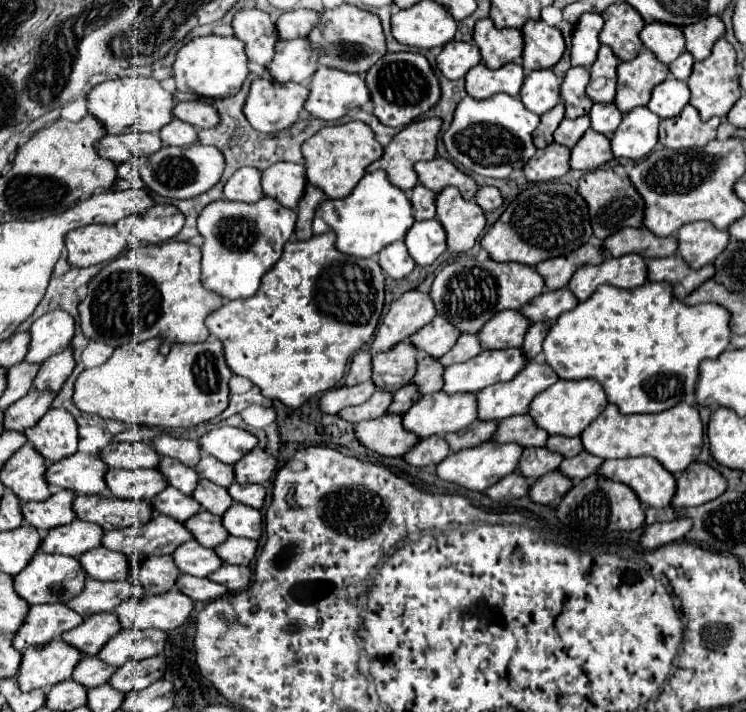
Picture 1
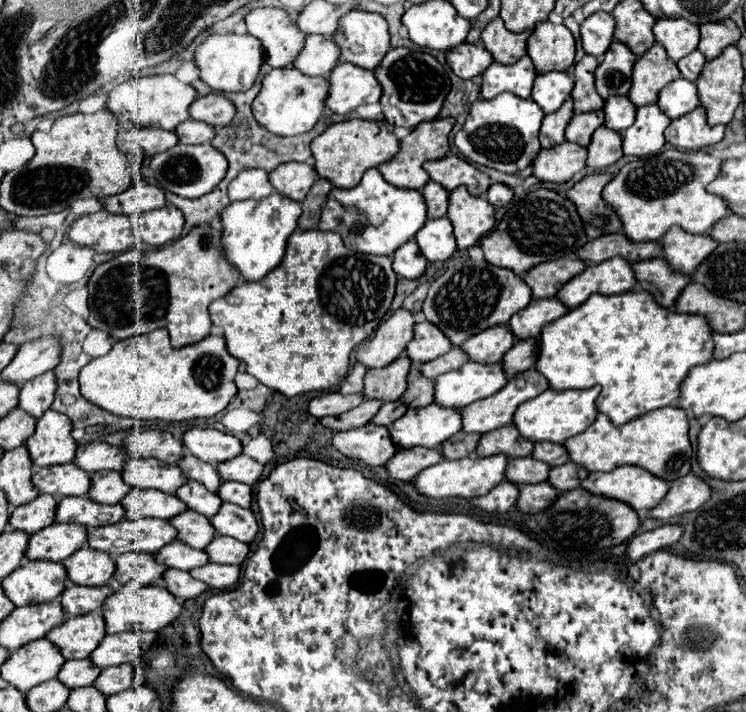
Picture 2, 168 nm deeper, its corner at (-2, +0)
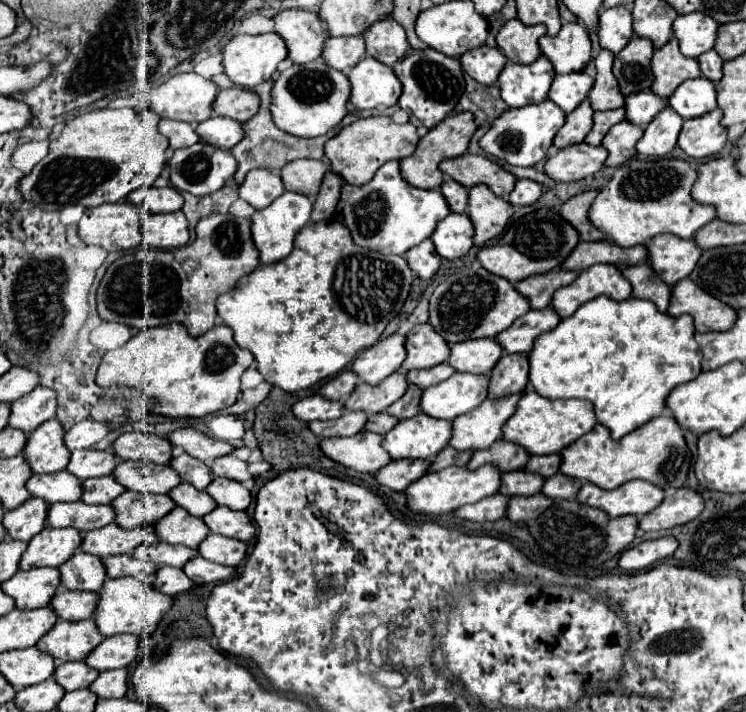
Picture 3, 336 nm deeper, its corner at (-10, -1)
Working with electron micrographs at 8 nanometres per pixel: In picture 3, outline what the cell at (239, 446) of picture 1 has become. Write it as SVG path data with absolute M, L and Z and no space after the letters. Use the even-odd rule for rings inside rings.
M178 429L178 431L170 433L168 439L174 445L180 445L188 455L192 455L204 463L210 463L216 457L224 457L224 455L234 453L234 447L228 441L214 439L214 437L210 437L202 431L196 431L196 429Z

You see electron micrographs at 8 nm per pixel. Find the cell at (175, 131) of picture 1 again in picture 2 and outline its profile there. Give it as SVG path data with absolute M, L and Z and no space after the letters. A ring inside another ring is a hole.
M186 120L176 126L176 134L182 144L206 144L214 136L214 126L200 120Z

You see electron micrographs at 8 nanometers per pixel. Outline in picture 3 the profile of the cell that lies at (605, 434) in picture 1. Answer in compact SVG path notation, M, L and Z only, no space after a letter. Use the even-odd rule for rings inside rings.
M660 415L618 441L610 437L610 429L598 423L590 433L562 451L560 471L570 477L592 481L602 489L616 489L630 479L646 479L662 489L678 489L686 483L690 463L692 453L686 445L682 427L674 421L674 417Z

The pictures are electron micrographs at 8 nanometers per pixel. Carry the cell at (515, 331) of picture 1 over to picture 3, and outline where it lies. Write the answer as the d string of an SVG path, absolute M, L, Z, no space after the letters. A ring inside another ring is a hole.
M496 339L462 341L460 345L452 345L448 363L452 363L452 367L462 373L490 375L496 361L502 357L502 353L504 349Z

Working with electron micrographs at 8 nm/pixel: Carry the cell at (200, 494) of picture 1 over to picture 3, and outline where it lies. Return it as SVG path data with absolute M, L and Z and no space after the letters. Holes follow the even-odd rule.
M180 483L176 489L172 489L170 497L176 501L176 505L184 507L194 517L204 517L210 511L192 511L192 509L216 509L218 507L216 501L206 491L198 491L196 487L188 483Z

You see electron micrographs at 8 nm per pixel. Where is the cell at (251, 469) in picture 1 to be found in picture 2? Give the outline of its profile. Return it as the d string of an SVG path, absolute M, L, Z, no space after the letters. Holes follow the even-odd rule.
M244 454L218 464L218 472L220 472L222 482L236 480L236 482L244 482L250 486L254 482L258 482L258 478L262 476L262 470L264 470L262 464L258 464L256 460L252 460L250 456L244 456Z

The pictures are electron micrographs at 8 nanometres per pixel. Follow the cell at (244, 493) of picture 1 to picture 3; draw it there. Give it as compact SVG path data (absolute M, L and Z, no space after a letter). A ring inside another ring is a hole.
M216 477L206 491L218 505L230 507L230 509L248 509L250 505L250 491L238 483L238 481L228 481L224 477Z

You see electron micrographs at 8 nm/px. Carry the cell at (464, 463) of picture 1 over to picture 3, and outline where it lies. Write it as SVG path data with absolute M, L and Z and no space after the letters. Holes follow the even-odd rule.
M482 465L474 471L468 467L448 467L442 471L430 471L406 489L408 507L416 513L426 513L426 515L450 513L462 505L476 503L482 497L494 495L500 489L500 475L502 473L496 465Z

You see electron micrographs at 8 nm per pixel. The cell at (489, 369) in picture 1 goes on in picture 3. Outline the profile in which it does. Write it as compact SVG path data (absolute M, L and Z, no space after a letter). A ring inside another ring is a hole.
M454 373L448 381L424 389L422 411L438 419L454 419L488 399L488 375Z

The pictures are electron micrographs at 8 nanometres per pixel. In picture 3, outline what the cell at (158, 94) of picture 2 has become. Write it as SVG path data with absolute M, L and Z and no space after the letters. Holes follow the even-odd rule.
M178 73L170 77L166 83L148 89L146 93L130 97L130 107L140 109L146 105L150 111L158 113L164 119L176 119L176 121L186 121L186 123L202 123L212 117L212 103L216 99L216 85L210 79L204 79L196 73Z

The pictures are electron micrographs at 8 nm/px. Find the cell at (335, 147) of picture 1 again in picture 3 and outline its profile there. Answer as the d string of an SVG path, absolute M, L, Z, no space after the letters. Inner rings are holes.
M368 117L346 125L336 137L328 139L324 145L324 155L330 159L330 167L350 185L368 183L380 165L386 161L400 161L414 153L418 143L418 133L412 123L396 125L390 117Z

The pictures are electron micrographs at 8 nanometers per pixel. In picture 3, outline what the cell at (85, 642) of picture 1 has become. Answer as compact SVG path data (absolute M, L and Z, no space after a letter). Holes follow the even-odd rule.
M84 619L84 621L58 621L42 639L40 639L40 645L38 649L40 651L46 651L50 653L54 659L58 661L80 661L80 659L86 659L88 653L102 643L102 633L98 631L96 627L96 621L94 619Z

